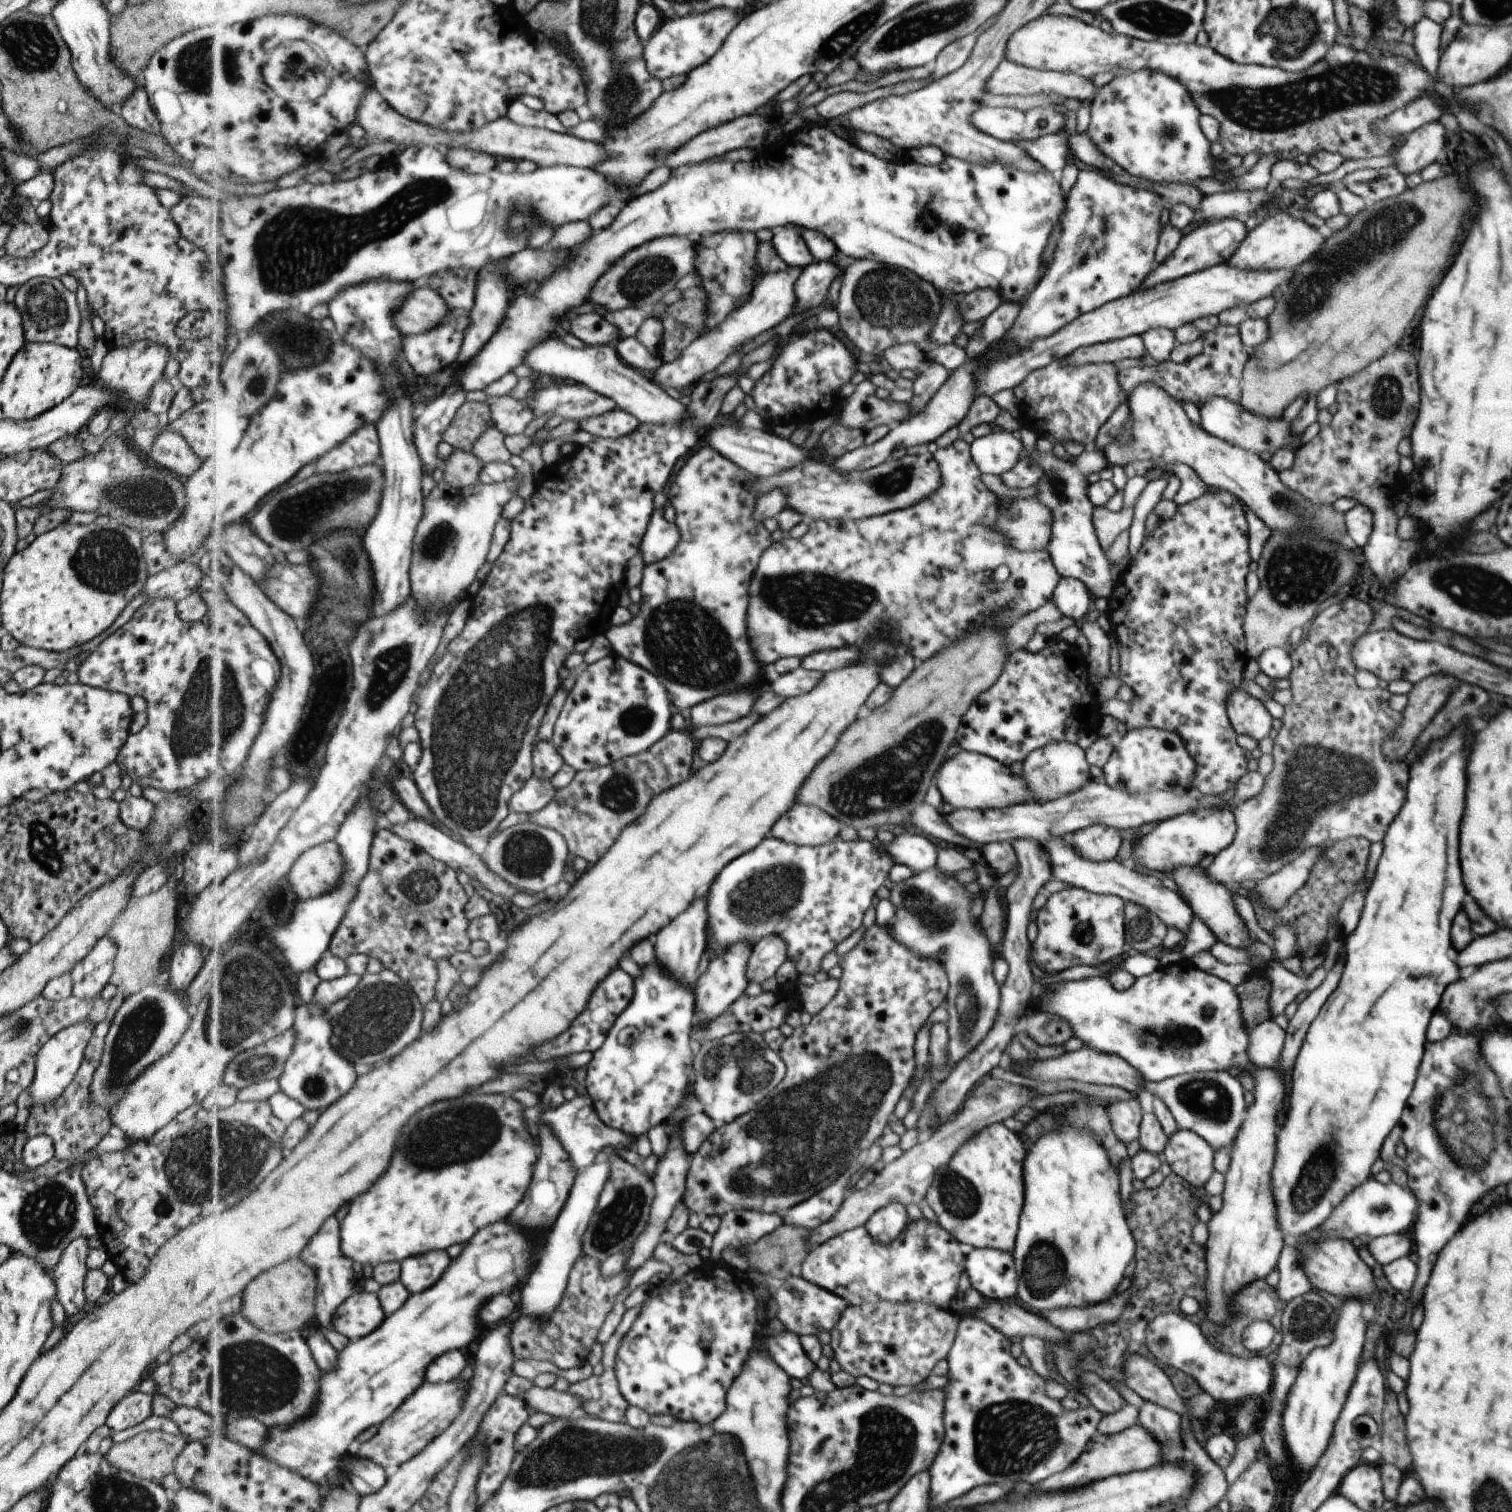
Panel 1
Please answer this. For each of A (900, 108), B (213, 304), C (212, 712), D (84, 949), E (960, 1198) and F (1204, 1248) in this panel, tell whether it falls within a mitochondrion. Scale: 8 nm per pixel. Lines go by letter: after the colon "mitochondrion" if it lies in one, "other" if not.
A: other
B: other
C: mitochondrion
D: other
E: mitochondrion
F: other

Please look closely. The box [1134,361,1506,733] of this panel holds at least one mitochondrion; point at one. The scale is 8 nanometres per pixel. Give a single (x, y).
(1299, 570)

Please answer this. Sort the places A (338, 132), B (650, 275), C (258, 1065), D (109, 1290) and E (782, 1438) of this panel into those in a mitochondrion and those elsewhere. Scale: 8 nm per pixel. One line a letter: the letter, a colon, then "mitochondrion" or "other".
A: other
B: mitochondrion
C: mitochondrion
D: other
E: other

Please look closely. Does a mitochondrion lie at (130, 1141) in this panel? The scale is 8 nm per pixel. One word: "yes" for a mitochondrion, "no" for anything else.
no

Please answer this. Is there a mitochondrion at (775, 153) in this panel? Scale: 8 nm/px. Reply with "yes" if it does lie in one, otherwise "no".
no

